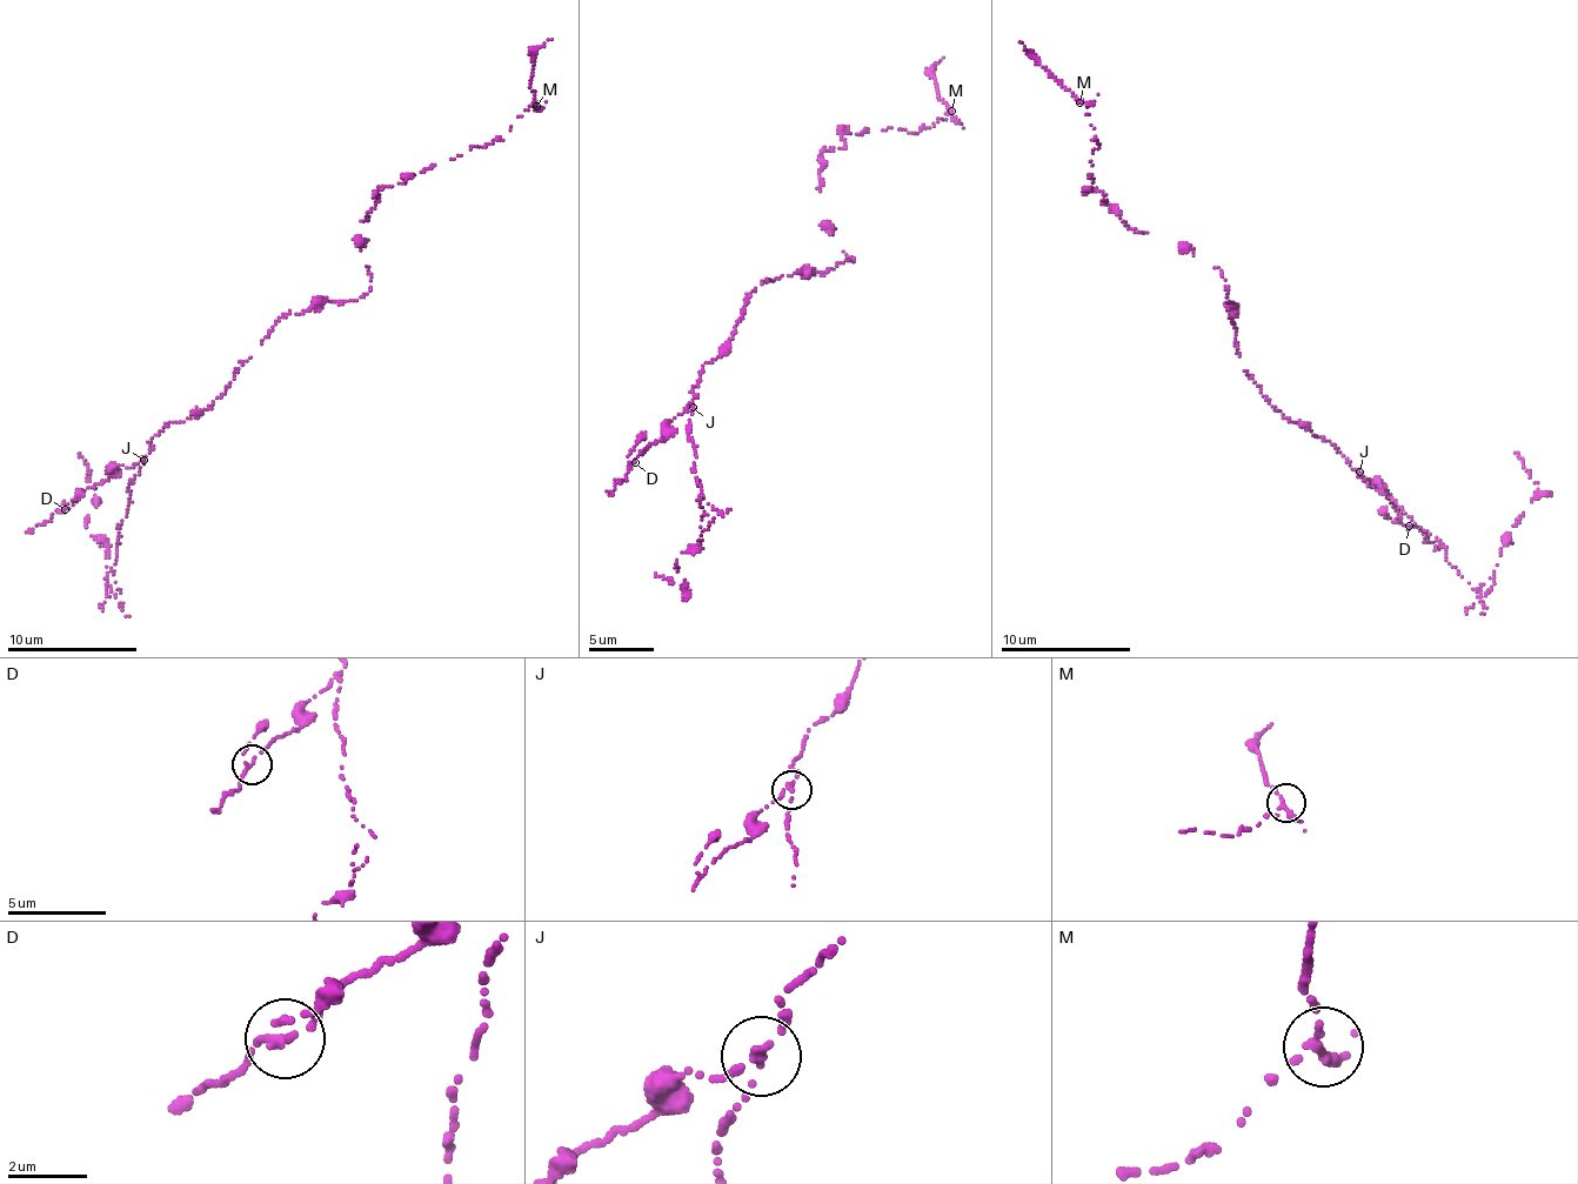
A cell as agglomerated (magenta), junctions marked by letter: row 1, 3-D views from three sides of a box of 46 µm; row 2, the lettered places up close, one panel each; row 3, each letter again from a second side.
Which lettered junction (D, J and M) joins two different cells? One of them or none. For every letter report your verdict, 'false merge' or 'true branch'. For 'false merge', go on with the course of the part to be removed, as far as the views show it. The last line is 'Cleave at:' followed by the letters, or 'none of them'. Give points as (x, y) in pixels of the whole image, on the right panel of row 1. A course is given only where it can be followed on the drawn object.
D: true branch
J: false merge; course (1358, 473), (1368, 486), (1437, 537), (1458, 574), (1483, 602), (1513, 526), (1538, 489), (1515, 453)
M: true branch
Cleave at: J

